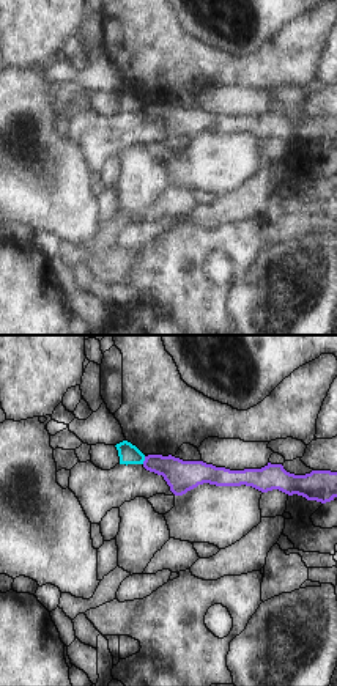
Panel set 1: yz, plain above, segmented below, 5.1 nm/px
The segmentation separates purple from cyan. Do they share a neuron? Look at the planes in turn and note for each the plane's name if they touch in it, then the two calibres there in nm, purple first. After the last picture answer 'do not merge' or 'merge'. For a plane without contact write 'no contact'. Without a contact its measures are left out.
meets purple in yz; 160 nm thick on the purple side, 100 nm on the other

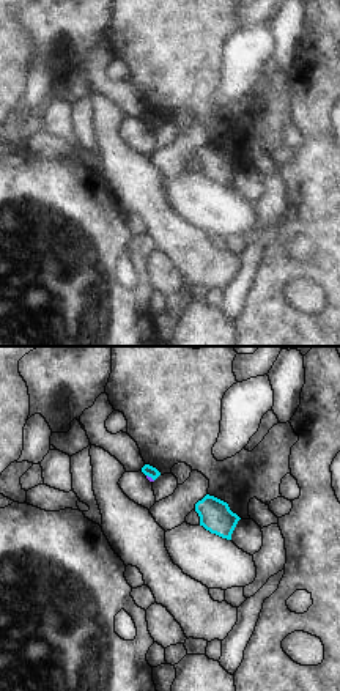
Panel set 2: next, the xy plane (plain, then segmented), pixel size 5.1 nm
meets purple in xy; 20 nm thick on the purple side, 60 nm on the other

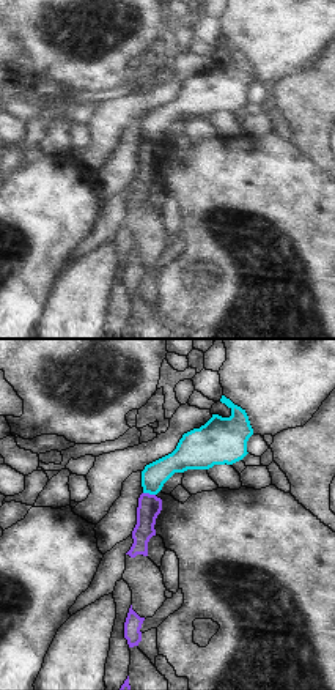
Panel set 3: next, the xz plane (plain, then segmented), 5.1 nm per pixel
meets purple in xz; 120 nm thick on the purple side, 130 nm on the other

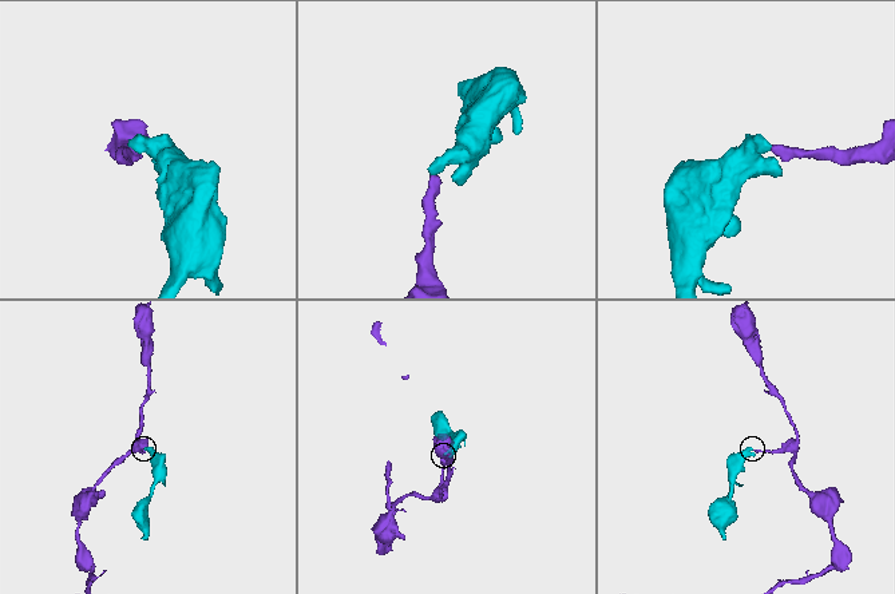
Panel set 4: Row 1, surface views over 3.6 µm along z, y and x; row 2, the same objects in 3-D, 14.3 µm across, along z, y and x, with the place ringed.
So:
do not merge

